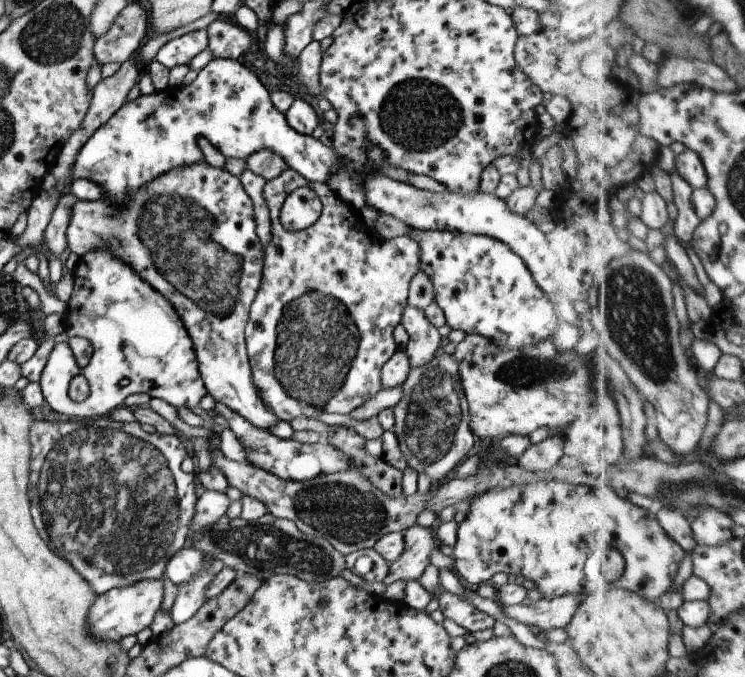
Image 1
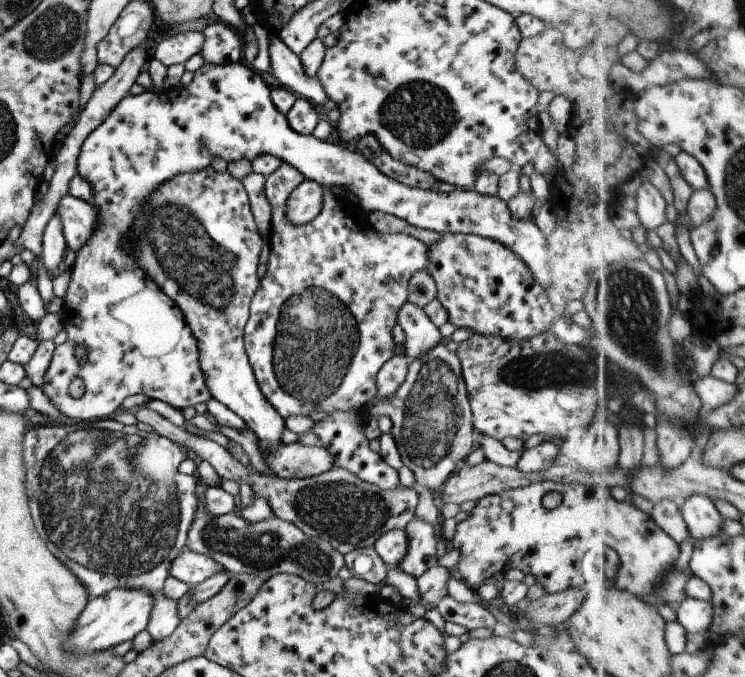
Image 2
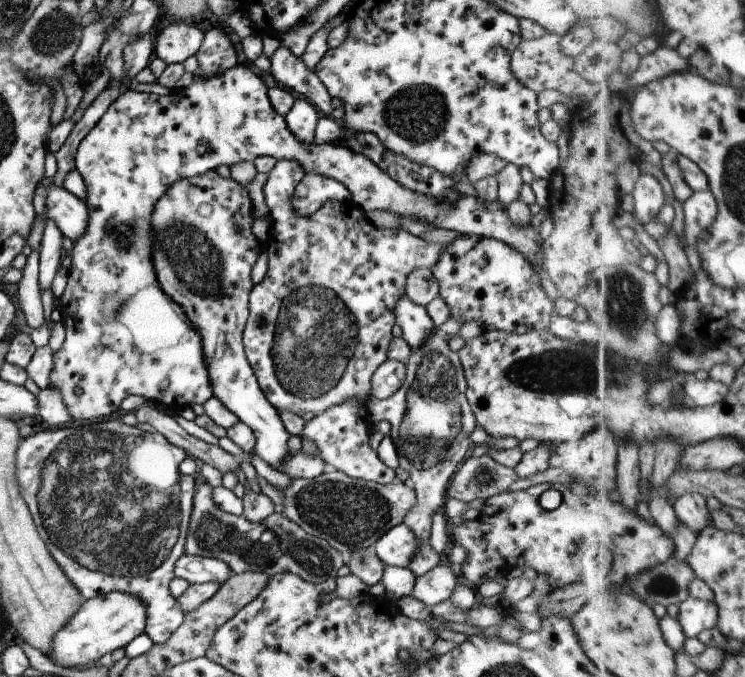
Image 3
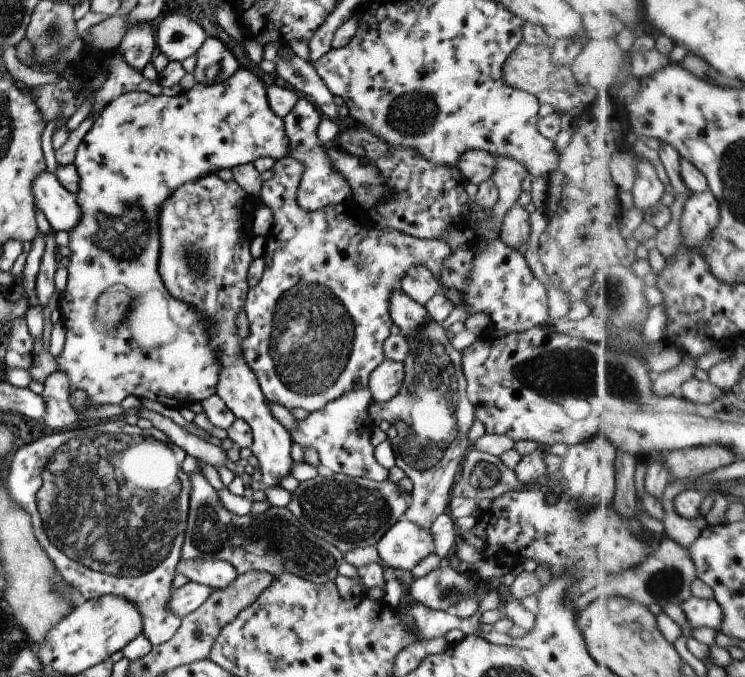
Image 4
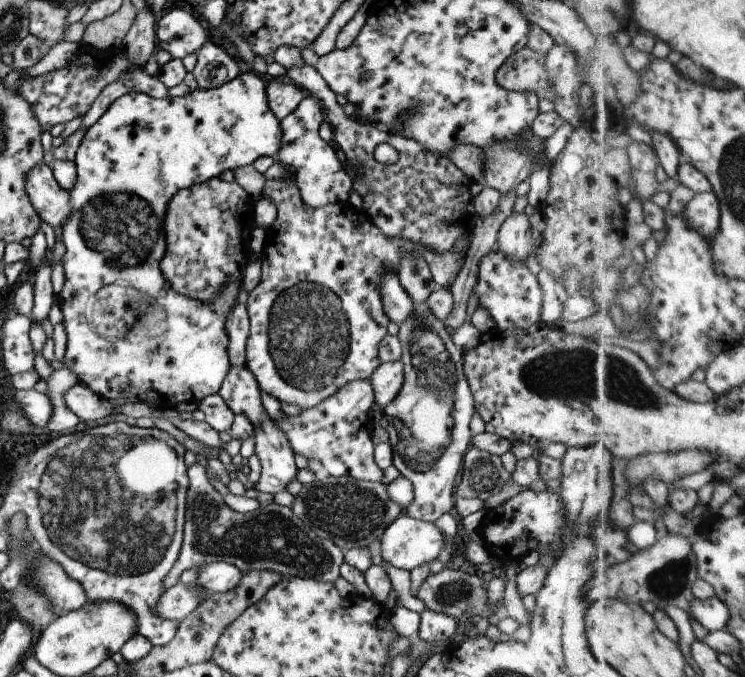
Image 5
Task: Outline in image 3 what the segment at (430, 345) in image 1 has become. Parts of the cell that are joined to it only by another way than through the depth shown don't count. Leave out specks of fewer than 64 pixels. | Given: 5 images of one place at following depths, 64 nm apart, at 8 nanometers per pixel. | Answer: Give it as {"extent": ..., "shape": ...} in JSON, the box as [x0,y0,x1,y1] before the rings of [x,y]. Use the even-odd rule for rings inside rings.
{"extent":[392,295,435,347],"shape":[[[402,295],[392,309],[394,325],[397,325],[402,340],[410,347],[419,347],[435,326],[426,314],[423,306],[414,304]]]}

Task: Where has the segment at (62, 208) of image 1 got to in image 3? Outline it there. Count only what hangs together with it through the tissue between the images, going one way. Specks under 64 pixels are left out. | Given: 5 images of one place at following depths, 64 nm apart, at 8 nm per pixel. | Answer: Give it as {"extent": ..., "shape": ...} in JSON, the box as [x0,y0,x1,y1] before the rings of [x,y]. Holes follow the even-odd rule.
{"extent":[38,219,63,294],"shape":[[[50,219],[45,222],[38,247],[38,290],[40,294],[50,290],[53,277],[63,259],[61,236]]]}

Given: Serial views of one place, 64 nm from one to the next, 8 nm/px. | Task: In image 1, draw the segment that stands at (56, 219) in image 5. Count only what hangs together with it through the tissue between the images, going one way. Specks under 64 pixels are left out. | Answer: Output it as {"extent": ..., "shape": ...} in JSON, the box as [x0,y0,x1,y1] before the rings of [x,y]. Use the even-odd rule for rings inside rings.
{"extent":[66,159,278,433],"shape":[[[202,159],[195,165],[167,172],[142,187],[131,199],[124,196],[122,199],[123,205],[113,205],[103,198],[95,201],[77,199],[68,208],[66,248],[78,258],[96,248],[109,249],[157,290],[177,312],[191,340],[206,394],[247,420],[254,428],[270,433],[278,419],[261,401],[253,385],[244,344],[244,327],[251,302],[259,289],[264,257],[255,235],[252,205],[240,181],[224,169],[209,166]]]}

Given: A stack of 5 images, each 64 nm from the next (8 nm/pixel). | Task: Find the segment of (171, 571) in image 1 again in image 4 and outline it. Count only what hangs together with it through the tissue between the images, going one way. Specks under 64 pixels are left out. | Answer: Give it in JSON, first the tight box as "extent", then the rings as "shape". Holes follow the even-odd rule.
{"extent":[175,559,238,590],"shape":[[[218,559],[179,560],[175,574],[181,574],[189,581],[209,586],[213,590],[230,586],[238,576],[231,564]]]}

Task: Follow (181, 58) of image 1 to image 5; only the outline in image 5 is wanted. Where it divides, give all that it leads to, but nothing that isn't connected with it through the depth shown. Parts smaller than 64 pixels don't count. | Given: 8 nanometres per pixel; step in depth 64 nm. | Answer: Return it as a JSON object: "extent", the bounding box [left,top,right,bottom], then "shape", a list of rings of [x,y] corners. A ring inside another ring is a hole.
{"extent":[154,8,207,59],"shape":[[[181,8],[169,10],[157,20],[154,38],[157,49],[167,51],[173,59],[194,53],[207,41],[198,21]]]}

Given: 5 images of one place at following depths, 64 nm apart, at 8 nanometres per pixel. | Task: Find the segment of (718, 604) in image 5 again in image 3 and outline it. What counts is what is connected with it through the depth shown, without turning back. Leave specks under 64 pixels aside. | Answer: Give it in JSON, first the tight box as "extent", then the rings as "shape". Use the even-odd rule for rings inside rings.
{"extent":[678,596,720,638],"shape":[[[691,596],[679,607],[678,620],[687,638],[697,636],[705,629],[718,629],[720,613],[718,605],[714,601]]]}

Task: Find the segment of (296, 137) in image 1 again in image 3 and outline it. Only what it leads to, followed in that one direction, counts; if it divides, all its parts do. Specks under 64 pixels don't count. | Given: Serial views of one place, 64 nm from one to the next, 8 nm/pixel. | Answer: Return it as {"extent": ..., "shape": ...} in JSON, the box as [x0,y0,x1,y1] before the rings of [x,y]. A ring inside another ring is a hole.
{"extent":[49,64,542,419],"shape":[[[242,64],[210,78],[195,76],[187,88],[175,88],[165,96],[134,92],[127,88],[109,104],[96,126],[89,130],[77,146],[74,168],[84,185],[86,228],[82,236],[72,242],[67,285],[57,299],[65,340],[61,348],[52,354],[53,365],[49,376],[49,386],[60,391],[71,419],[105,418],[116,411],[120,401],[129,395],[142,396],[173,412],[195,404],[202,405],[212,396],[200,335],[191,326],[181,306],[162,292],[151,264],[151,238],[141,236],[145,236],[145,230],[151,232],[149,218],[154,205],[173,184],[215,171],[220,165],[231,167],[267,156],[276,162],[282,159],[293,160],[305,173],[314,171],[343,184],[350,193],[352,202],[364,212],[385,210],[395,215],[410,215],[433,227],[453,230],[460,235],[491,238],[518,251],[530,262],[533,270],[535,265],[541,266],[542,240],[538,232],[529,225],[513,227],[507,219],[505,209],[497,200],[487,203],[477,196],[474,198],[462,194],[455,205],[449,205],[440,199],[431,199],[402,188],[371,160],[349,151],[345,146],[301,143],[289,133],[283,117],[273,111],[266,93],[267,88],[262,80]],[[102,305],[112,305],[116,309],[115,320],[111,316],[109,320],[101,320]],[[141,306],[145,308],[145,312],[137,312],[137,308]],[[75,388],[81,390],[80,396],[75,396]]]}

